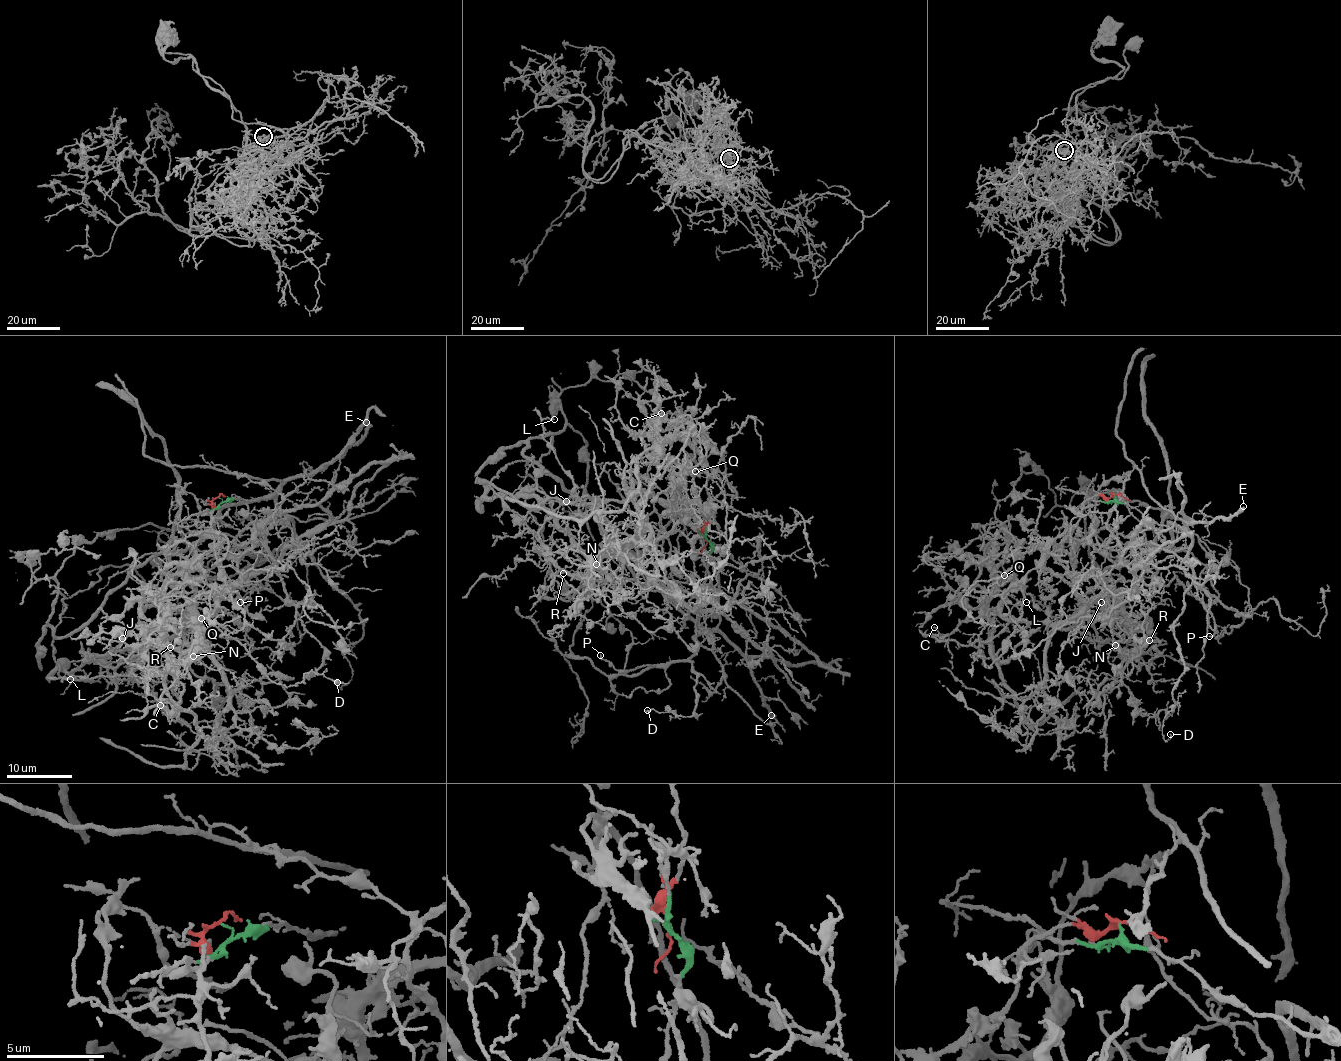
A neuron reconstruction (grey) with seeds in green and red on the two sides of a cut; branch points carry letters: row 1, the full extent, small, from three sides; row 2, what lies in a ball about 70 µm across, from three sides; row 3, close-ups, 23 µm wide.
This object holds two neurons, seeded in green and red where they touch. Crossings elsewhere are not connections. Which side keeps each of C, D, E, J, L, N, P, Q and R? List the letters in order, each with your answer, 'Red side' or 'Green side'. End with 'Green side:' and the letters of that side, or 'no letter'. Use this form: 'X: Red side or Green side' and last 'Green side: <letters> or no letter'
C: Red side
D: Green side
E: Green side
J: Red side
L: Red side
N: Red side
P: Green side
Q: Red side
R: Red side
Green side: D, E, P

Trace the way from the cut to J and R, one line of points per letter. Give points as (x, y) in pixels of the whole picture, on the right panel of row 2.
J: (1114, 495), (1086, 501), (1077, 531), (1082, 537), (1073, 550), (1074, 591), (1091, 625), (1109, 613), (1101, 601)
R: (1114, 495), (1086, 501), (1074, 591), (1097, 637), (1150, 639)

